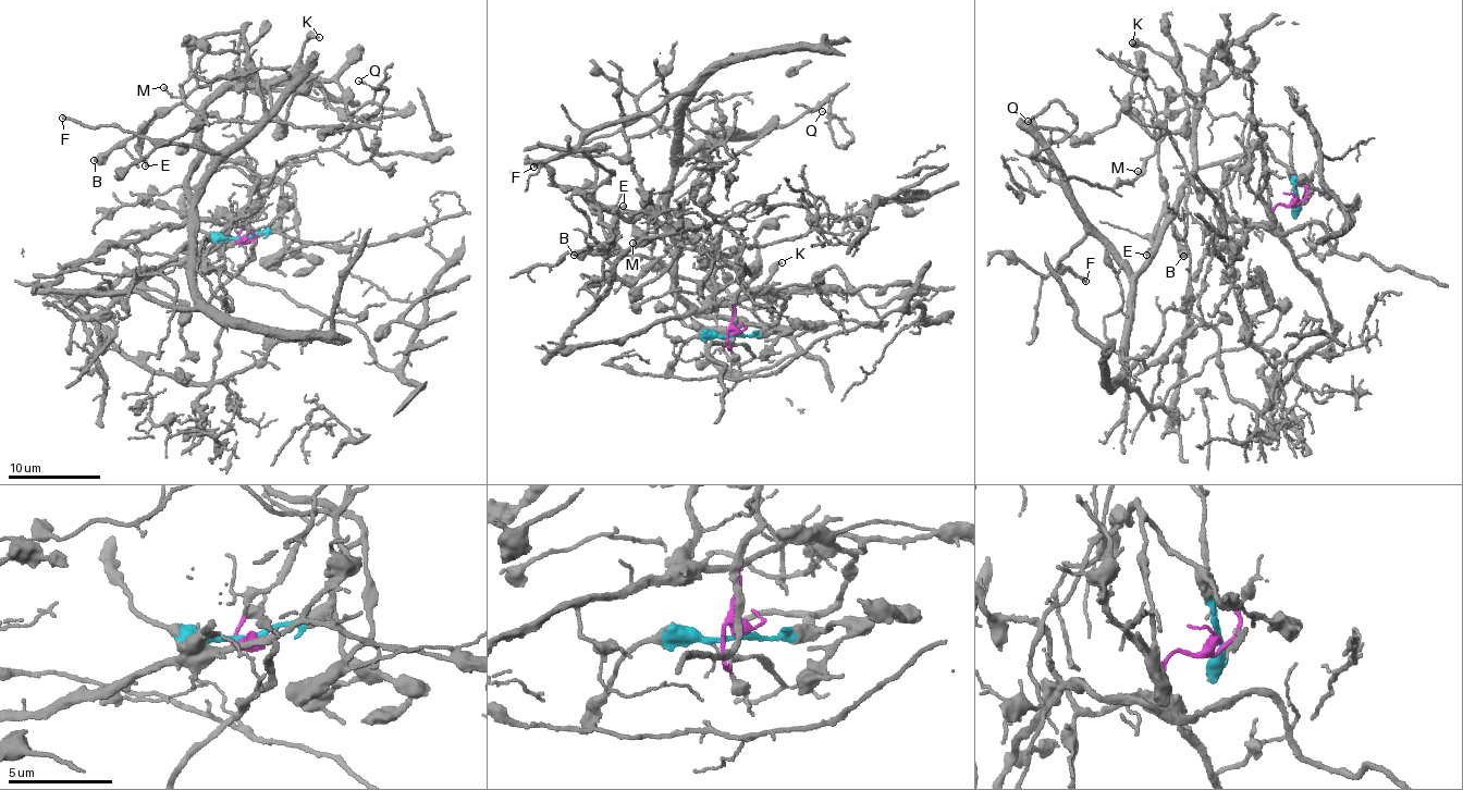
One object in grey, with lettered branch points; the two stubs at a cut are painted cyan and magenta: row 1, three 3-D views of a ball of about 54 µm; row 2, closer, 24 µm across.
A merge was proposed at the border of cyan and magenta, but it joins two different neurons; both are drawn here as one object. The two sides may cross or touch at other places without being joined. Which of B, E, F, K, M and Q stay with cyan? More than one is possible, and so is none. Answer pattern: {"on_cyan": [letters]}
{"on_cyan": ["B", "E", "F", "K", "M", "Q"]}

